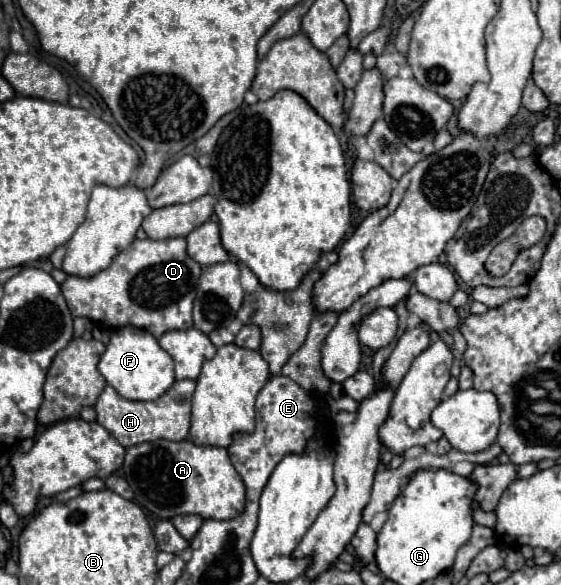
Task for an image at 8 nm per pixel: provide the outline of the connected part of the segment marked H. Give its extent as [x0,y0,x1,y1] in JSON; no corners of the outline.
[95,379,195,447]

